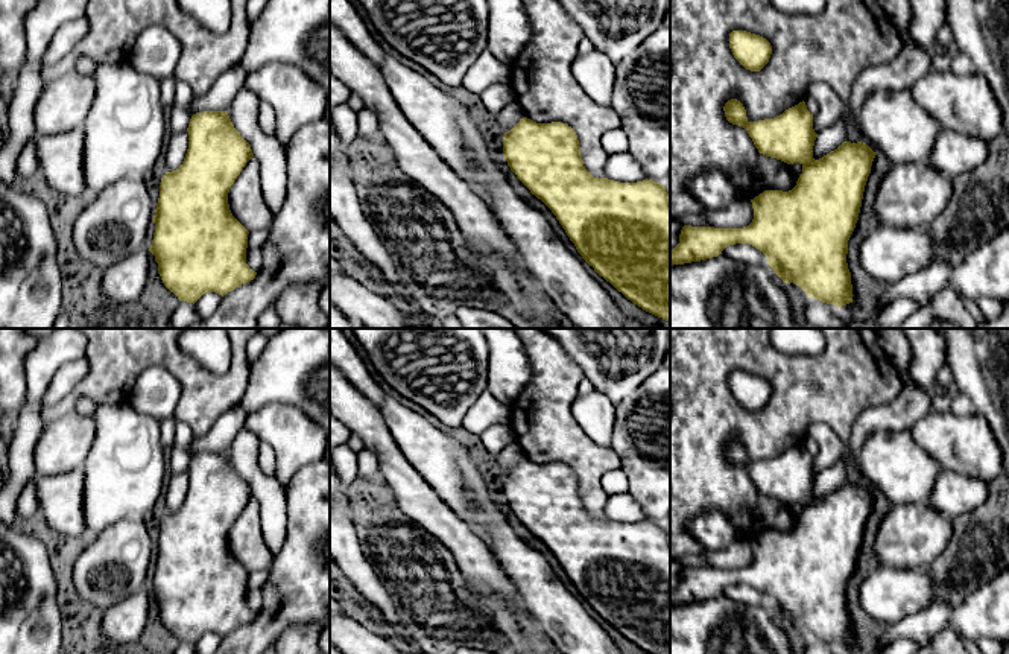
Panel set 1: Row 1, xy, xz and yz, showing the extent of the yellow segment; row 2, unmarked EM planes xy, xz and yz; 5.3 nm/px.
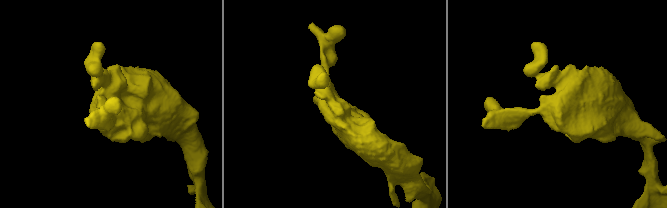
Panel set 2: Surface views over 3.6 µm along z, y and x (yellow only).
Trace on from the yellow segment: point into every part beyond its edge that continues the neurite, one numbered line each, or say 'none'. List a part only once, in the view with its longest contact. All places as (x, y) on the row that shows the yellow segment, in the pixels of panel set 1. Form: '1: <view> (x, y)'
none

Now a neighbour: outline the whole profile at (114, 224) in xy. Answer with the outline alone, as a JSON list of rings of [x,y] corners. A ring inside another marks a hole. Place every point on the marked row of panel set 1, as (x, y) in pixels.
[[[147,179],[115,181],[88,199],[76,217],[76,252],[88,263],[108,268],[147,246],[153,216]]]

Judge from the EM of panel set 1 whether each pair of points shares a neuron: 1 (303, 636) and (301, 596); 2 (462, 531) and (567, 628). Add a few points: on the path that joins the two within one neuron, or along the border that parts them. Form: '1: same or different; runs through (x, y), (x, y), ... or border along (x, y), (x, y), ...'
1: different; border along (313, 622), (290, 625), (277, 638)
2: different; border along (483, 539), (512, 583), (520, 601)

